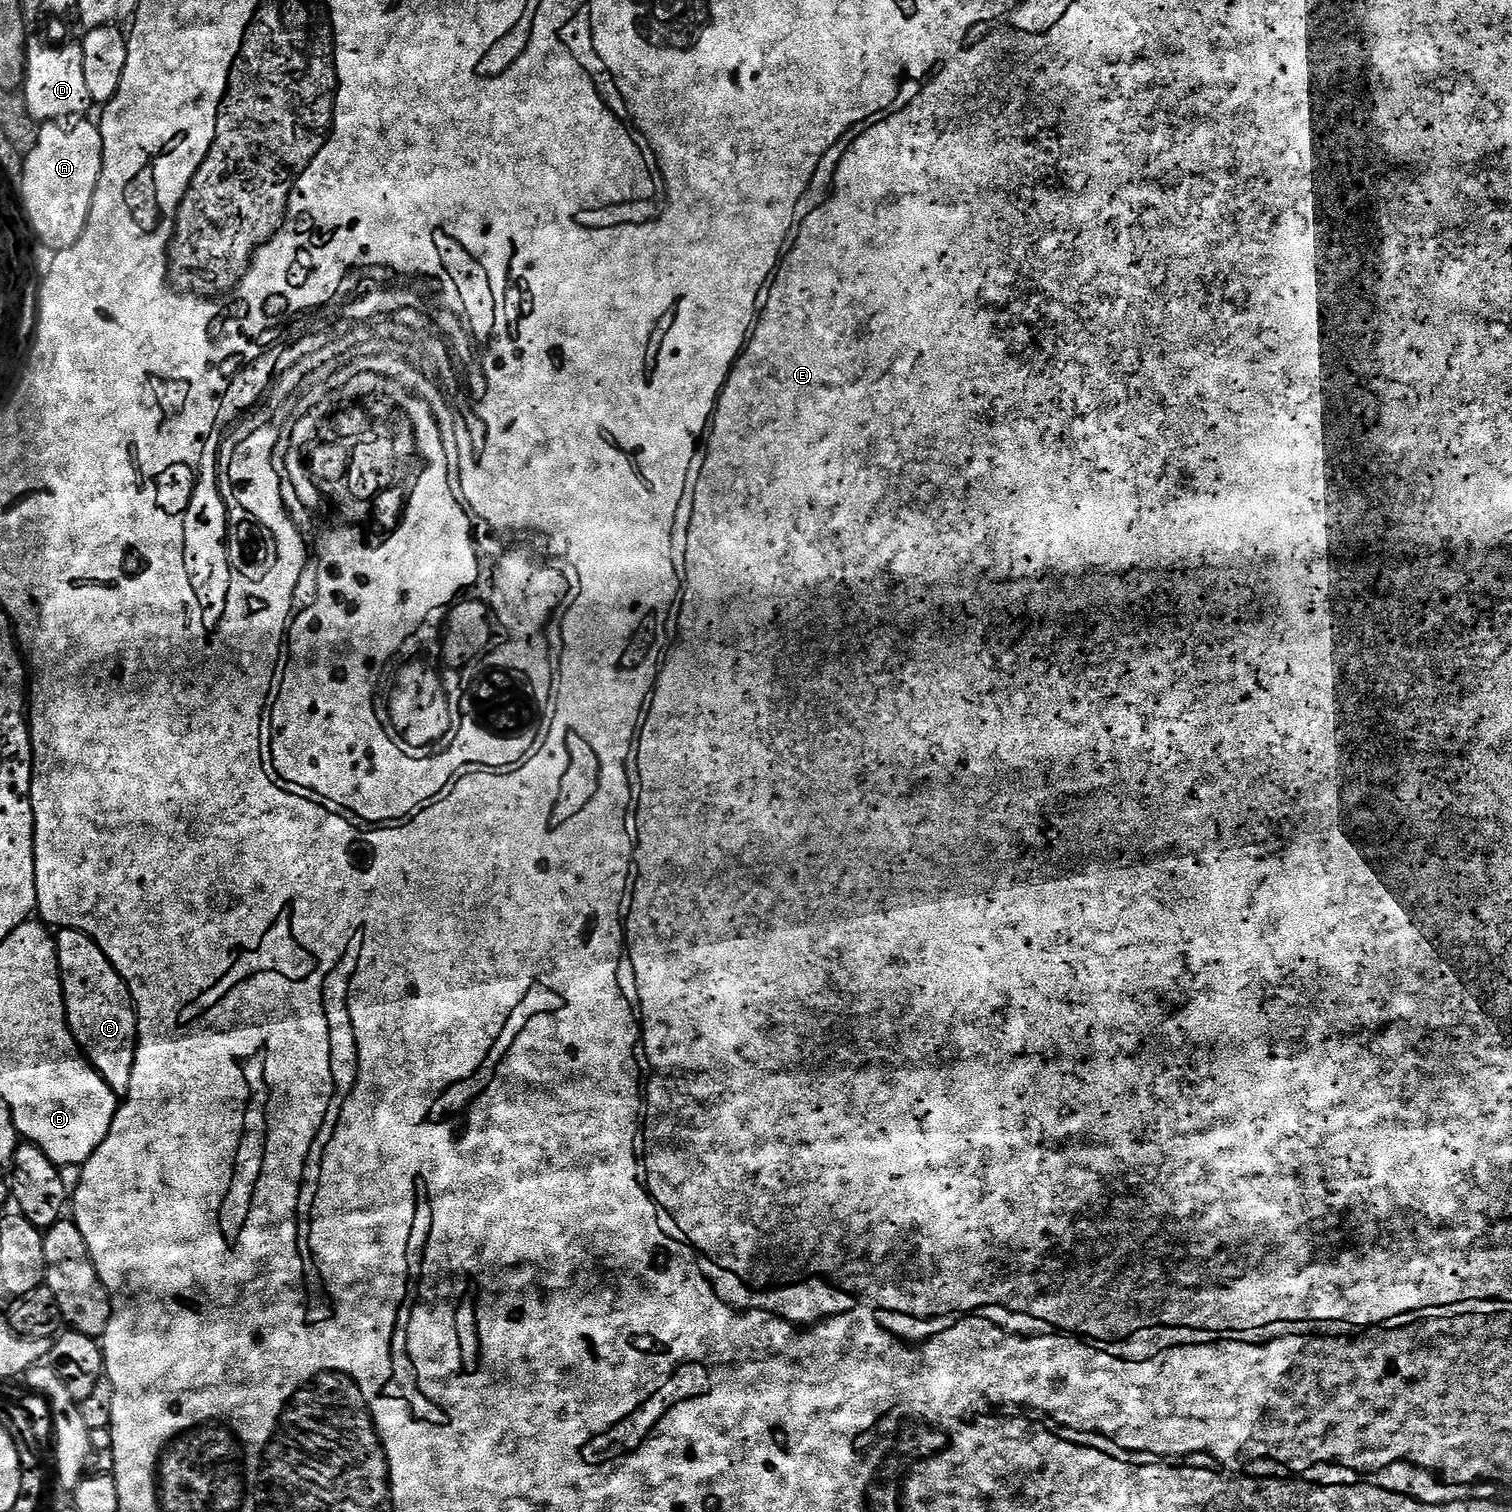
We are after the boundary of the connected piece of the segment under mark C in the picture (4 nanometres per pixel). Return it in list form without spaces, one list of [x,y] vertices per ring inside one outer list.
[[[62,928],[55,937],[68,1028],[84,1059],[108,1083],[110,1090],[117,1094],[127,1093],[136,1057],[136,1006],[130,990],[106,954],[102,954],[95,940],[87,934]]]

